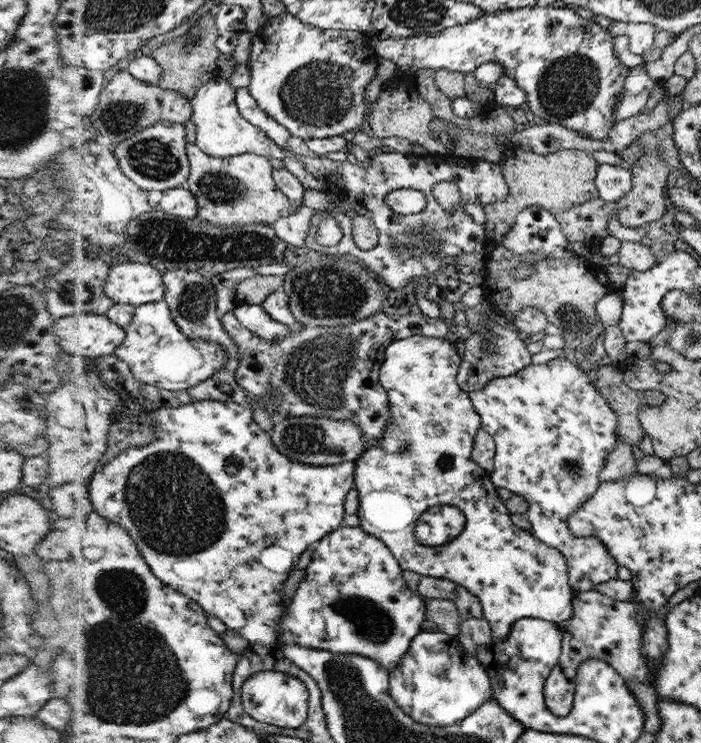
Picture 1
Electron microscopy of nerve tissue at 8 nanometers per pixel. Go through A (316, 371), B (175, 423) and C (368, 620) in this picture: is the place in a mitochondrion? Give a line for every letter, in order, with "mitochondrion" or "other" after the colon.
A: mitochondrion
B: other
C: mitochondrion

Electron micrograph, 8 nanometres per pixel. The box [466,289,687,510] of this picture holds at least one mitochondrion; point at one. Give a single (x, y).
(570, 316)

